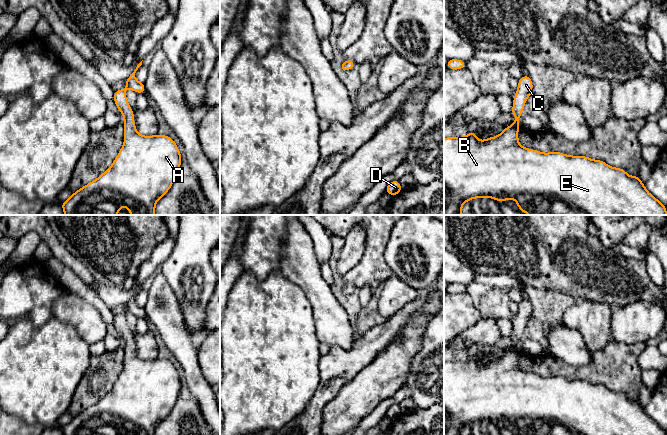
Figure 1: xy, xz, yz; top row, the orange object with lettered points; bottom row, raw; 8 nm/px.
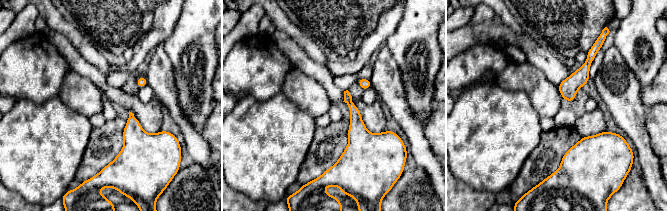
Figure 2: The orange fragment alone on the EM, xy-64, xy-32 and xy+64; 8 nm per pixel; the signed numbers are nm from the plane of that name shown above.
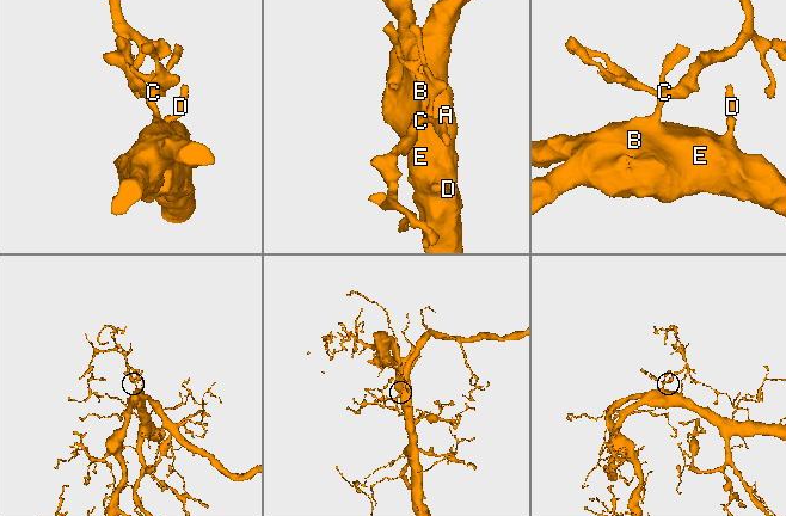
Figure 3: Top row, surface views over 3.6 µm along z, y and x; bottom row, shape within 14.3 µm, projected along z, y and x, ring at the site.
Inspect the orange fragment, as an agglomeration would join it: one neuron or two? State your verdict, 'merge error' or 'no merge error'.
no merge error

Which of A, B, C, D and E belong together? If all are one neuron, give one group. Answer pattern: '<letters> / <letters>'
A B C D E

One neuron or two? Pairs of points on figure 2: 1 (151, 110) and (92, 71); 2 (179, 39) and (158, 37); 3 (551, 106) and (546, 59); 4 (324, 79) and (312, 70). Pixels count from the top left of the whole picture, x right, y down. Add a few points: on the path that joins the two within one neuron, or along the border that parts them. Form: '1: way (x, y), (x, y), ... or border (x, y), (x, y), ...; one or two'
1: way (136, 106), (130, 101), (113, 94), (105, 86); one
2: border (179, 18), (173, 32), (162, 45); two
3: border (530, 64), (537, 67), (557, 86); two
4: way (321, 76), (315, 70); one

